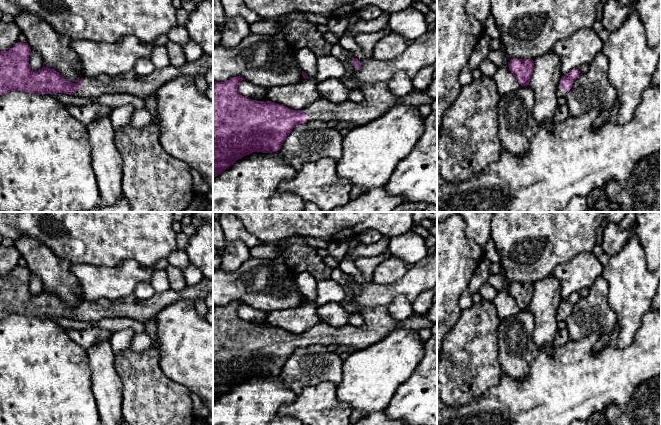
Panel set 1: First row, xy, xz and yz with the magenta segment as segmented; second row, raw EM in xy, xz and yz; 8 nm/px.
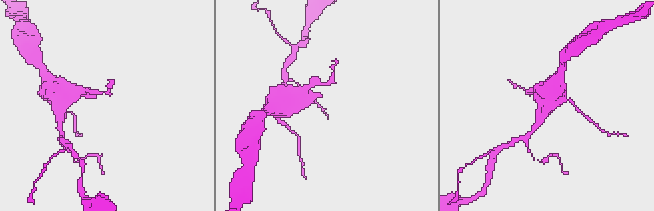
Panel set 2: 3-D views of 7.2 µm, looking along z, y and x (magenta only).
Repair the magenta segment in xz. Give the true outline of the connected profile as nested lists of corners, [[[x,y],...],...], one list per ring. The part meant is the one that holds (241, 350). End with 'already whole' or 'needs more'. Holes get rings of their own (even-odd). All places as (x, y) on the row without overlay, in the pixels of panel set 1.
[[[237,300],[224,306],[213,305],[213,403],[246,379],[279,375],[290,356],[300,348],[312,344],[336,344],[338,347],[360,350],[383,340],[393,330],[405,328],[419,331],[434,325],[423,315],[396,320],[387,307],[378,306],[363,312],[364,324],[360,327],[346,325],[336,329],[319,323],[303,334],[293,334],[271,325],[256,325],[242,320],[237,311],[243,304]]]; needs more

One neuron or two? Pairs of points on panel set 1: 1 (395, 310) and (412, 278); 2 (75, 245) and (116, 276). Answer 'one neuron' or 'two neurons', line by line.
1: two neurons
2: two neurons

